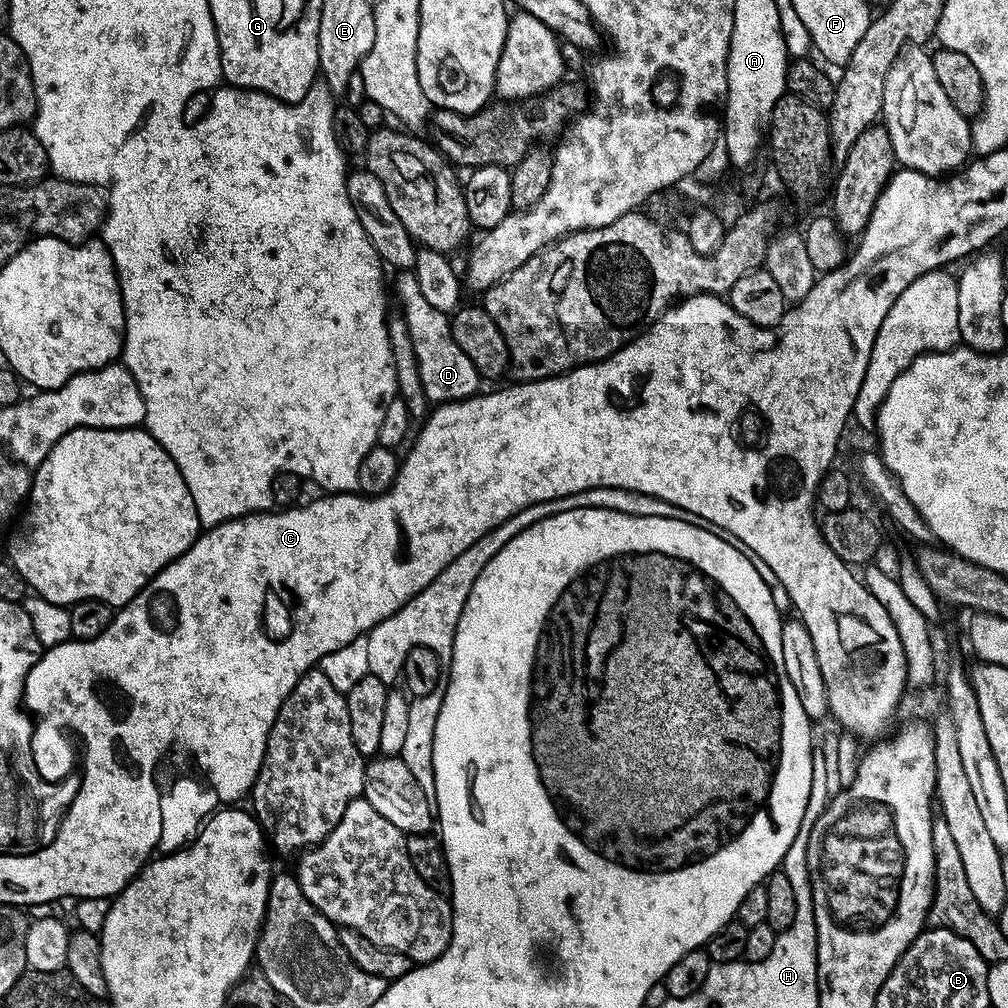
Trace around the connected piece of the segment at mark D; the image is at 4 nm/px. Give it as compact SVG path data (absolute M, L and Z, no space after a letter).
M404 270L399 273L396 280L396 296L400 299L400 308L404 311L404 324L408 327L408 336L412 339L412 352L416 355L416 372L420 375L420 384L424 392L435 402L455 402L457 400L471 400L473 396L481 391L480 380L482 373L476 369L474 362L462 354L462 346L454 342L452 337L452 322L449 313L442 310L434 310L422 290L418 290L418 278L411 271Z

